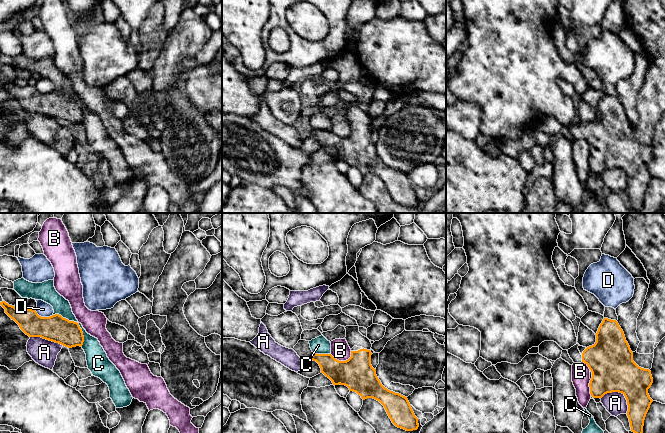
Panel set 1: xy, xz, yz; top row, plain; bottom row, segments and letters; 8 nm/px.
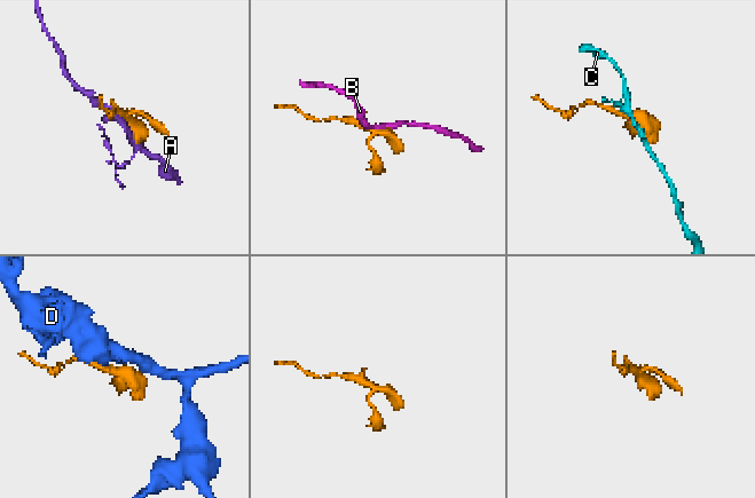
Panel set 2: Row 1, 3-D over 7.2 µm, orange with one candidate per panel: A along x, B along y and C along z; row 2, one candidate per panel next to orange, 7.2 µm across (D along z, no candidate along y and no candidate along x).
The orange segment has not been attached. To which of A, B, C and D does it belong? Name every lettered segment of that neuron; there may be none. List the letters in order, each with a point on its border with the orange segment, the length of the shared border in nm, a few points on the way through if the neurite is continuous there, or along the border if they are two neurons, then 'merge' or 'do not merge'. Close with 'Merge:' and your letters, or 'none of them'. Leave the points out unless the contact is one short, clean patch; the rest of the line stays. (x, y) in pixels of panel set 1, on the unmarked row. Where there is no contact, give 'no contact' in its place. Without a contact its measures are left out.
A: meets orange in yz at (621, 168); contact 260 nm long; do not merge
B: meets orange in xz at (342, 137); contact 180 nm long; do not merge
C: meets orange in xy at (77, 99); contact 360 nm long; do not merge
D: meets orange in xy at (43, 93); contact 160 nm long; do not merge
Merge: none of them

